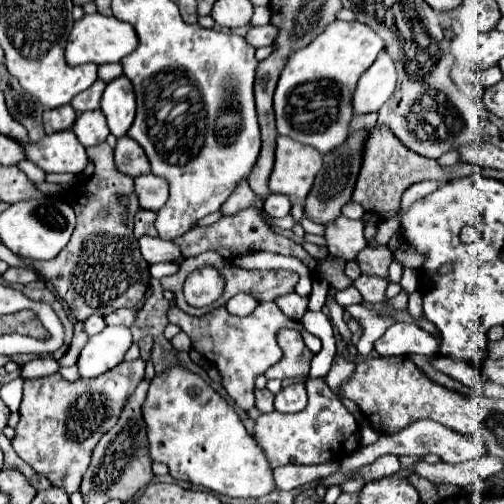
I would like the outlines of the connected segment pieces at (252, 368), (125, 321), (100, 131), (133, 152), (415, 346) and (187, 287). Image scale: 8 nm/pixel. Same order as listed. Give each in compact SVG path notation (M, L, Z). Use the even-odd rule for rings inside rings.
M259 303L259 307L243 319L227 315L225 307L213 309L213 311L205 313L203 317L193 317L193 315L183 313L175 305L167 311L167 317L169 317L169 323L179 325L181 331L185 331L189 335L193 349L199 351L209 363L213 363L221 371L223 387L227 389L229 397L235 399L235 403L245 411L255 405L255 397L253 397L255 377L265 373L271 365L275 365L281 359L281 349L275 341L275 333L281 327L297 327L303 335L305 345L313 353L321 351L321 341L315 335L311 335L299 321L293 321L281 313L281 309L275 303Z
M119 309L105 317L105 325L125 325L131 327L135 321L135 309Z
M95 109L95 111L89 111L89 113L81 113L71 129L73 129L73 133L77 135L77 139L79 139L79 143L83 147L91 147L91 145L103 143L105 137L109 135L109 127L105 123L105 115L101 113L101 109Z
M119 137L115 145L115 165L121 173L137 177L149 173L149 159L143 147L131 137Z
M397 323L374 343L376 352L385 357L411 355L437 355L441 347L439 337L427 333L417 323Z
M203 265L187 277L183 285L183 295L191 307L207 307L221 297L223 289L225 279L219 269L215 269L213 265Z

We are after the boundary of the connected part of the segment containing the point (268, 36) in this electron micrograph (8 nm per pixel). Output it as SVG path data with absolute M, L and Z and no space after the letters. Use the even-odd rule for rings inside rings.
M263 25L263 27L251 27L249 33L245 35L245 41L251 45L251 47L265 47L265 45L271 45L273 39L277 35L277 29L275 25Z

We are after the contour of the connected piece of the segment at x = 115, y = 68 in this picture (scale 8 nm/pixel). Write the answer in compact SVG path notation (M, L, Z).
M119 63L99 65L99 79L101 79L101 81L105 81L105 83L113 81L113 79L115 79L115 77L119 77L121 73L123 73L123 69L121 69L121 65L119 65Z

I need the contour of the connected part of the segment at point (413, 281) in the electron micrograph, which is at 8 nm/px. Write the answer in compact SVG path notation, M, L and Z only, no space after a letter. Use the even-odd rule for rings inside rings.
M405 267L403 269L403 275L401 275L401 287L407 291L407 293L413 293L417 287L419 287L419 271L417 269L411 269L411 267Z

